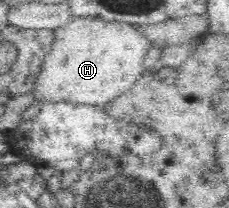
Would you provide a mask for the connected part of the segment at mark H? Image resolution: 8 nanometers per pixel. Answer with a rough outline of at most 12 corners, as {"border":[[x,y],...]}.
{"border":[[135,25],[55,30],[38,102],[104,106],[132,90],[149,42]]}

